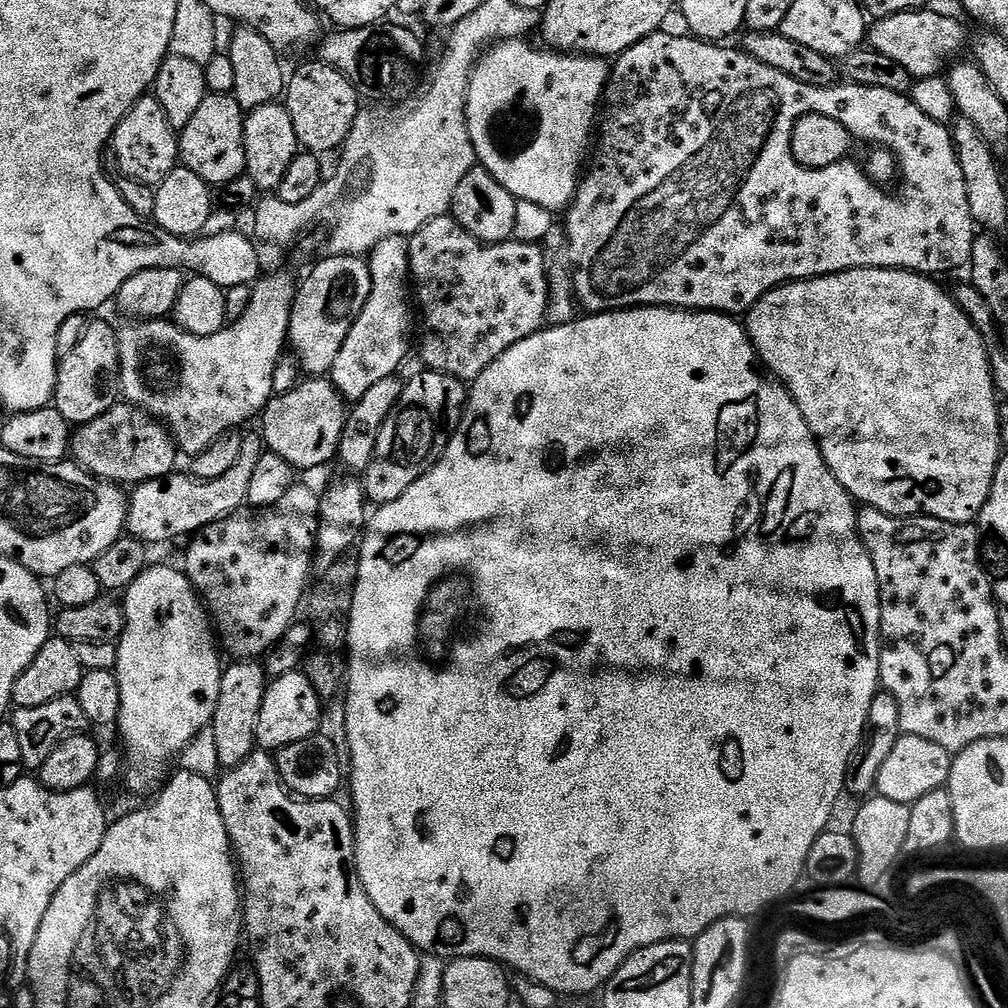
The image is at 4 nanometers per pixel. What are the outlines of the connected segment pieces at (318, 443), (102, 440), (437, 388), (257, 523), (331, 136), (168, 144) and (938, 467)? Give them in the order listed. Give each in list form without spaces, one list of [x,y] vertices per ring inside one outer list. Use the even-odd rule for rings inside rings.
[[[308,378],[305,381],[305,384],[300,384],[297,388],[282,393],[281,396],[280,393],[273,395],[262,413],[262,421],[264,420],[262,439],[267,451],[278,454],[278,458],[286,458],[286,462],[290,462],[290,466],[297,470],[320,468],[323,464],[328,464],[331,460],[337,459],[346,419],[346,401],[330,379]]]
[[[117,402],[94,422],[81,424],[72,437],[70,456],[91,476],[117,486],[135,486],[173,475],[176,441],[159,420],[127,402]]]
[[[427,370],[418,374],[418,378],[405,383],[402,398],[398,398],[398,406],[394,406],[390,418],[386,418],[382,426],[382,434],[378,438],[374,458],[362,474],[364,495],[373,505],[389,504],[394,502],[394,498],[402,498],[402,494],[406,494],[406,490],[410,490],[410,486],[414,486],[414,482],[422,478],[422,474],[426,474],[435,466],[440,455],[446,450],[448,439],[460,425],[460,419],[464,417],[464,406],[468,402],[468,394],[469,389],[465,381]]]
[[[297,482],[292,485],[290,490],[286,490],[285,496],[275,504],[272,508],[262,508],[259,510],[244,510],[239,514],[226,516],[224,519],[211,524],[202,529],[201,532],[195,533],[187,541],[188,553],[184,556],[183,571],[188,574],[188,581],[192,583],[196,589],[201,601],[206,605],[207,611],[210,613],[210,619],[214,625],[215,635],[218,637],[219,643],[222,645],[223,651],[232,655],[233,661],[251,660],[259,661],[261,658],[267,657],[272,651],[272,647],[282,638],[282,634],[286,634],[286,630],[297,619],[296,611],[301,611],[302,605],[306,600],[306,593],[310,588],[310,579],[308,575],[314,572],[314,557],[316,555],[316,535],[318,534],[318,518],[320,517],[320,496],[312,488],[307,488],[303,482]]]
[[[323,62],[316,64],[304,64],[296,73],[291,73],[286,84],[286,107],[290,114],[290,122],[294,122],[294,134],[297,145],[301,149],[313,154],[325,154],[343,149],[344,139],[350,134],[354,126],[356,116],[362,111],[362,100],[356,91],[356,87],[349,82],[338,70],[334,70]]]
[[[145,94],[122,118],[114,130],[110,152],[116,155],[116,164],[120,167],[119,175],[140,184],[158,186],[178,166],[180,141],[177,129],[170,126],[166,110],[156,101],[155,95]]]
[[[851,268],[845,272],[835,272],[829,276],[815,276],[809,280],[794,280],[787,284],[781,284],[779,288],[775,288],[766,293],[746,314],[746,327],[748,330],[748,337],[754,346],[756,355],[760,357],[761,365],[763,365],[771,375],[775,376],[780,383],[784,384],[786,390],[790,390],[794,402],[798,402],[798,410],[802,410],[802,418],[806,418],[806,426],[810,426],[810,434],[814,434],[816,444],[820,448],[820,453],[826,462],[826,466],[832,471],[834,478],[838,478],[840,485],[852,495],[853,501],[859,502],[861,505],[870,508],[877,508],[891,516],[903,516],[905,518],[914,516],[933,516],[942,522],[970,524],[979,521],[982,506],[986,506],[986,502],[990,498],[990,490],[994,482],[996,467],[1000,464],[1000,457],[1002,455],[1002,449],[1000,449],[1000,447],[1002,447],[1002,441],[1000,438],[998,414],[1000,413],[1001,401],[998,399],[996,383],[992,380],[992,361],[988,355],[988,345],[985,344],[982,334],[974,326],[974,322],[970,322],[970,318],[966,318],[962,306],[958,306],[955,295],[953,295],[949,289],[947,292],[942,285],[935,284],[932,280],[935,279],[933,279],[931,275],[921,274],[919,272],[906,272],[902,268]]]

